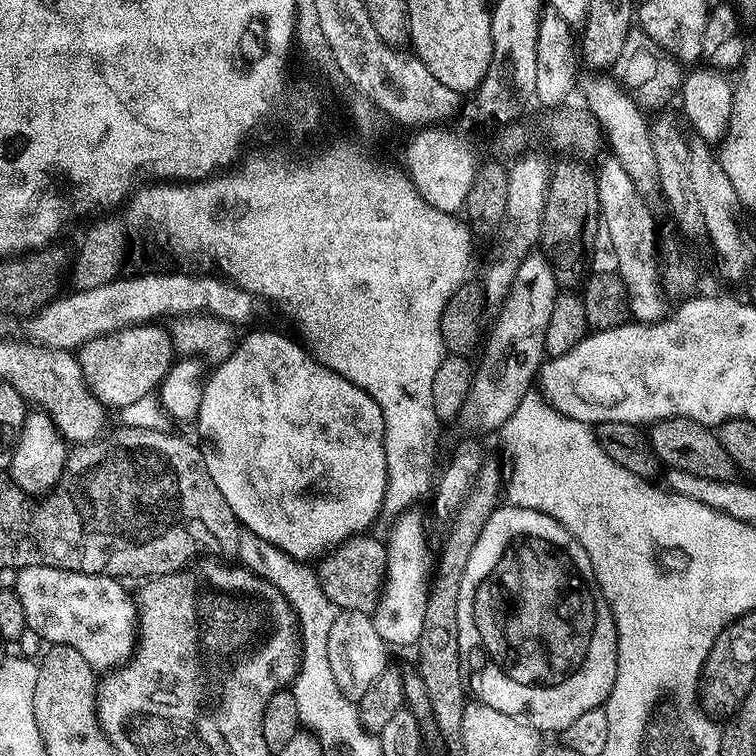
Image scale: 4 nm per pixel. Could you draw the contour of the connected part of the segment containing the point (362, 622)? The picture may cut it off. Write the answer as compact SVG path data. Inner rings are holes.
M350 610L337 611L334 626L330 626L330 638L326 642L326 654L330 658L330 671L334 673L334 682L338 682L338 690L346 694L354 702L359 702L362 694L370 690L378 674L390 666L388 660L389 645L378 638L378 630L374 630L374 622L367 612Z

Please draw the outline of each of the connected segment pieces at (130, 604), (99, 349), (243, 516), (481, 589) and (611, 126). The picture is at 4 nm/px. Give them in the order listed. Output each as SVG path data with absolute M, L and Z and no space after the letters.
M54 566L22 568L15 576L14 591L22 602L28 627L39 634L41 641L74 646L97 670L110 670L132 655L138 635L138 608L119 579Z
M145 322L130 328L119 328L104 336L94 336L81 344L78 359L88 389L103 402L105 409L128 408L147 401L148 395L161 387L174 363L174 340L159 323Z
M252 332L241 339L234 351L225 360L215 365L212 378L203 383L200 395L200 409L194 413L194 420L200 432L212 443L212 449L204 452L204 461L214 478L218 490L226 502L230 502L230 510L234 510L237 520L248 527L265 543L275 544L288 553L293 559L301 562L315 561L323 557L325 552L351 536L369 531L372 523L377 523L380 510L384 507L386 482L388 481L388 452L384 449L384 419L382 410L366 390L362 390L354 382L342 378L334 370L320 363L303 343L291 340L280 332Z
M501 506L494 514L490 514L490 522L482 526L482 534L478 534L478 542L470 553L470 562L466 562L466 574L462 574L462 590L458 590L458 646L464 662L466 688L472 692L479 703L494 706L494 710L502 710L502 714L523 716L528 723L540 729L541 733L563 733L574 718L586 714L586 710L601 707L607 700L610 690L616 681L616 620L612 616L612 608L602 594L596 581L594 566L578 538L566 530L554 518L542 514L538 510Z
M596 78L596 81L588 88L587 111L593 112L596 120L604 129L606 140L612 146L611 155L630 174L630 182L634 182L637 190L645 198L659 193L660 178L658 176L658 161L654 158L654 146L652 145L653 129L648 128L644 121L645 113L637 106L635 100L616 83L612 78Z

